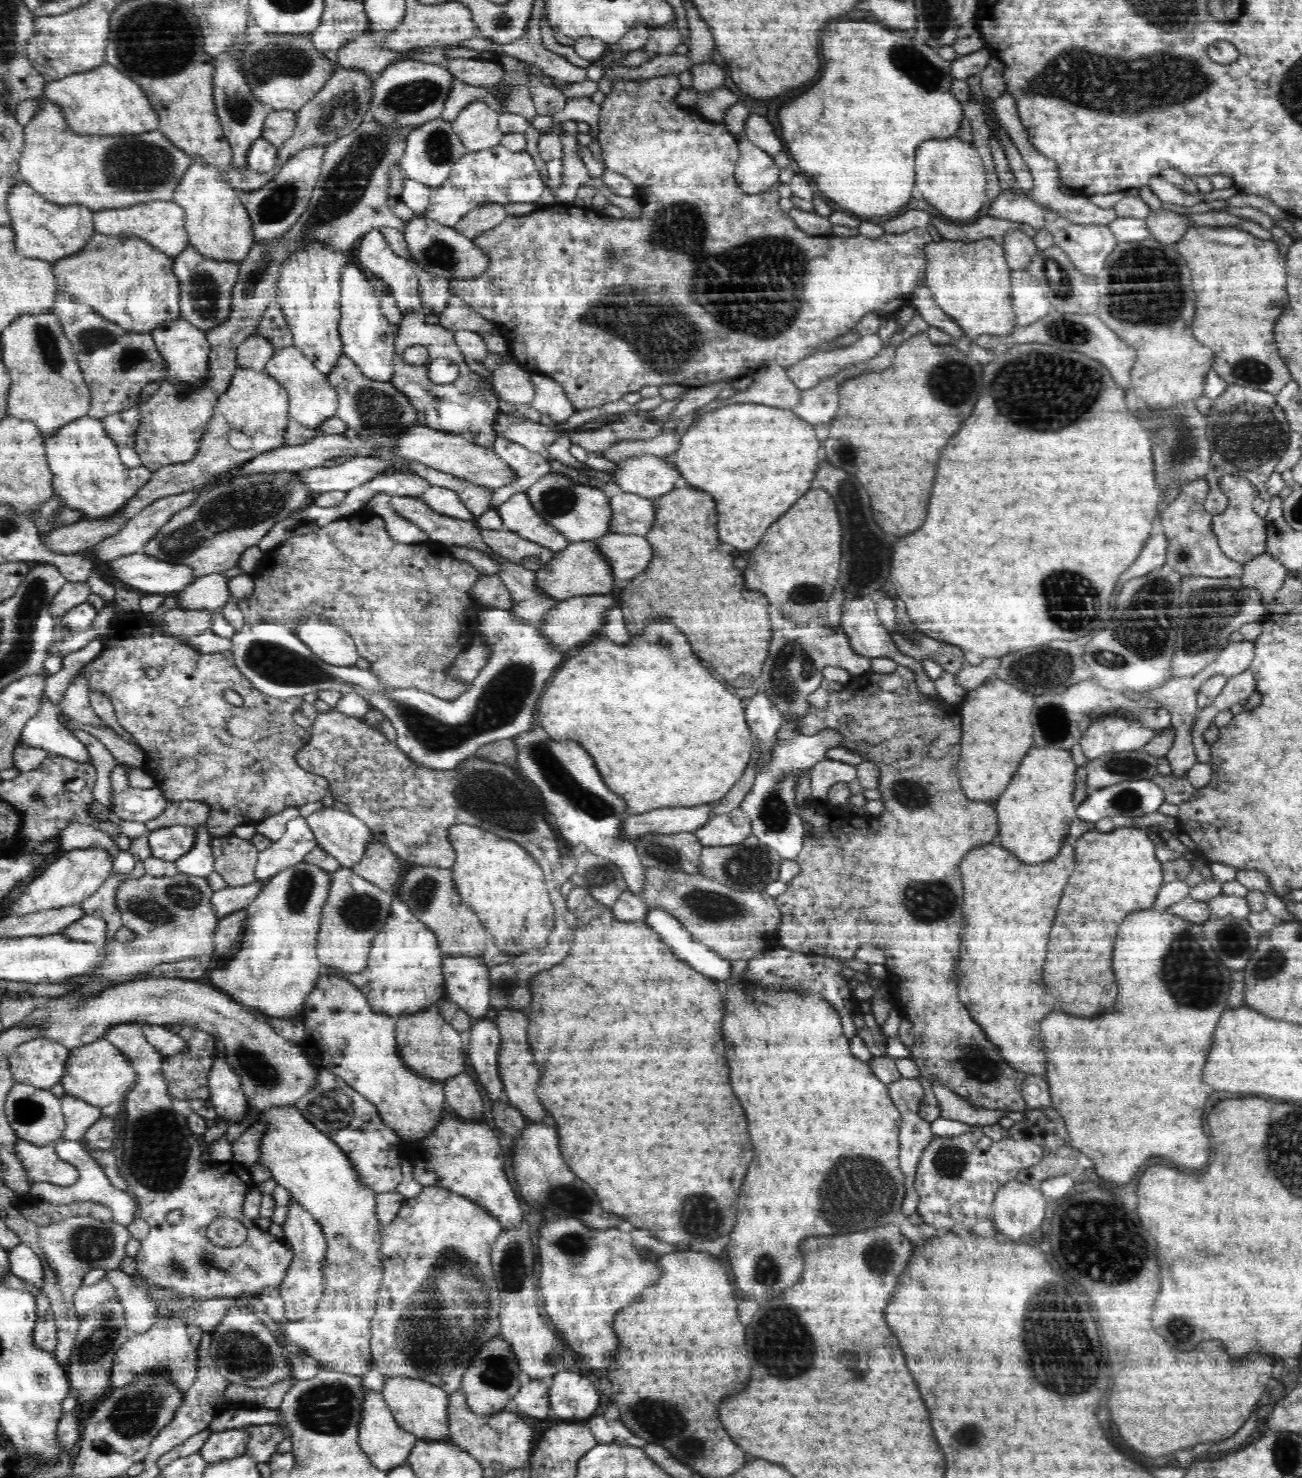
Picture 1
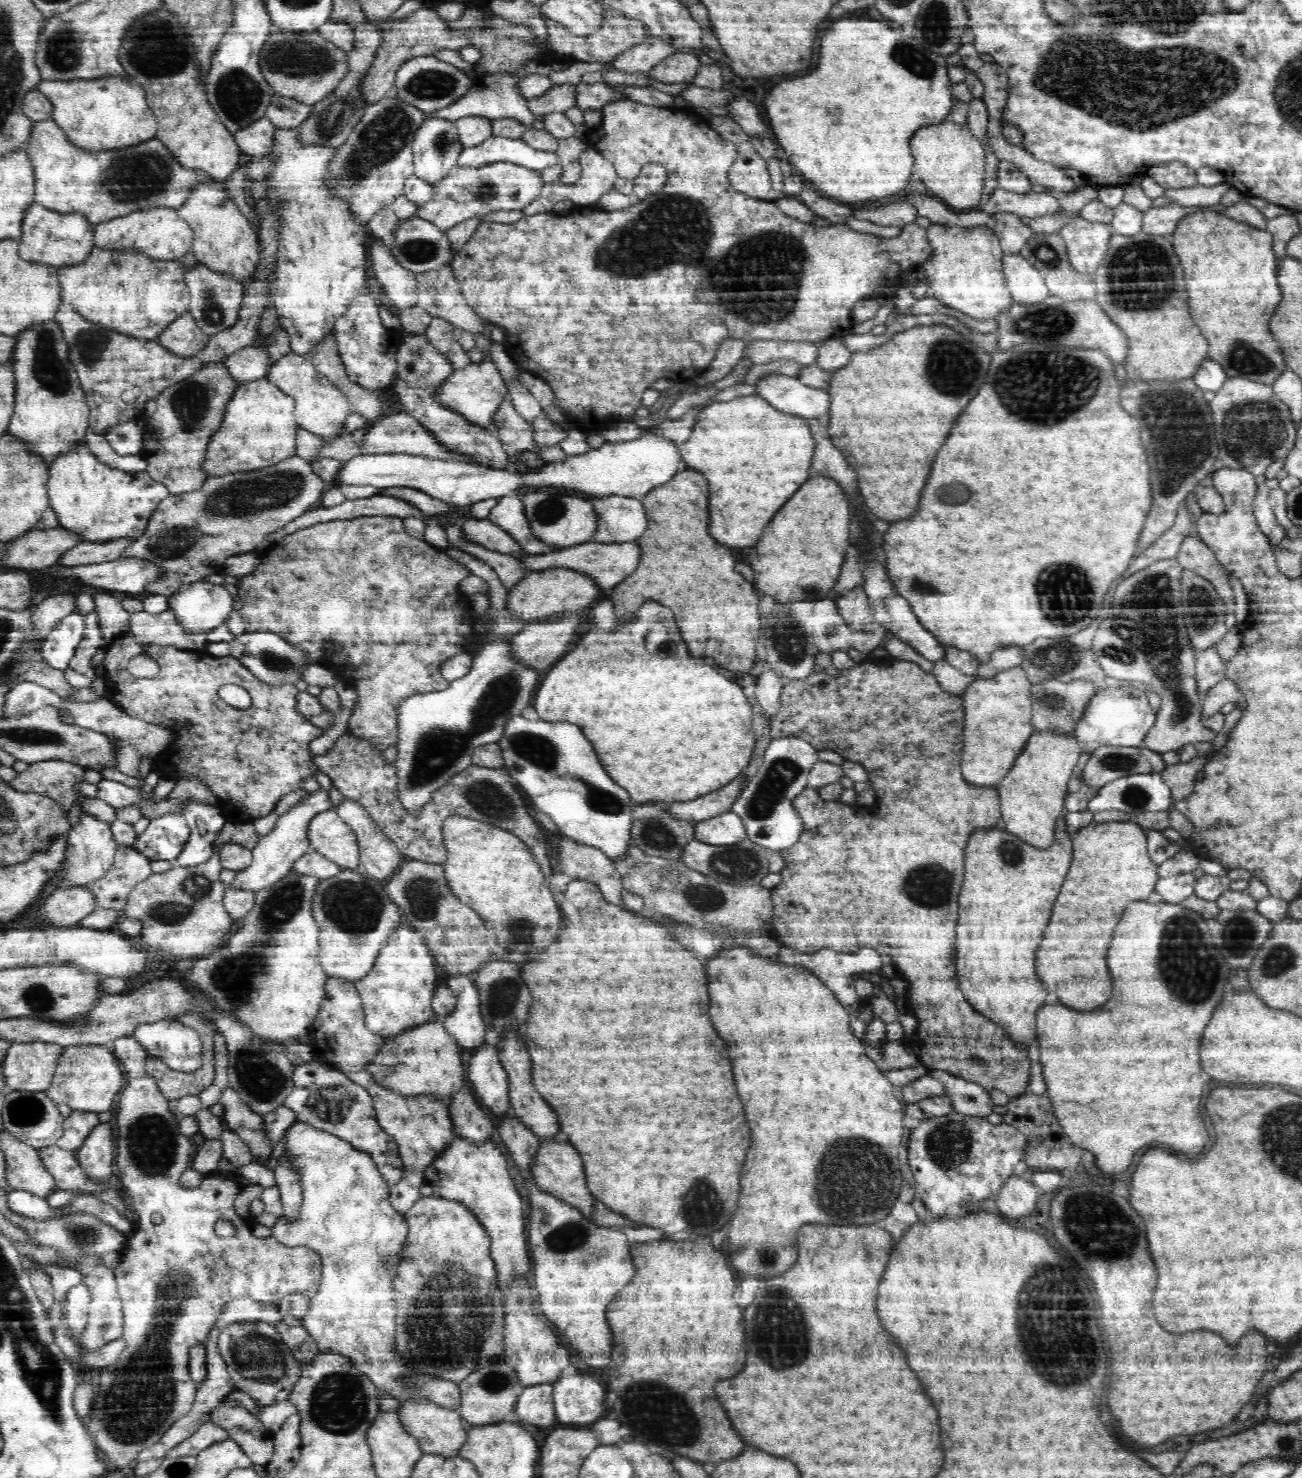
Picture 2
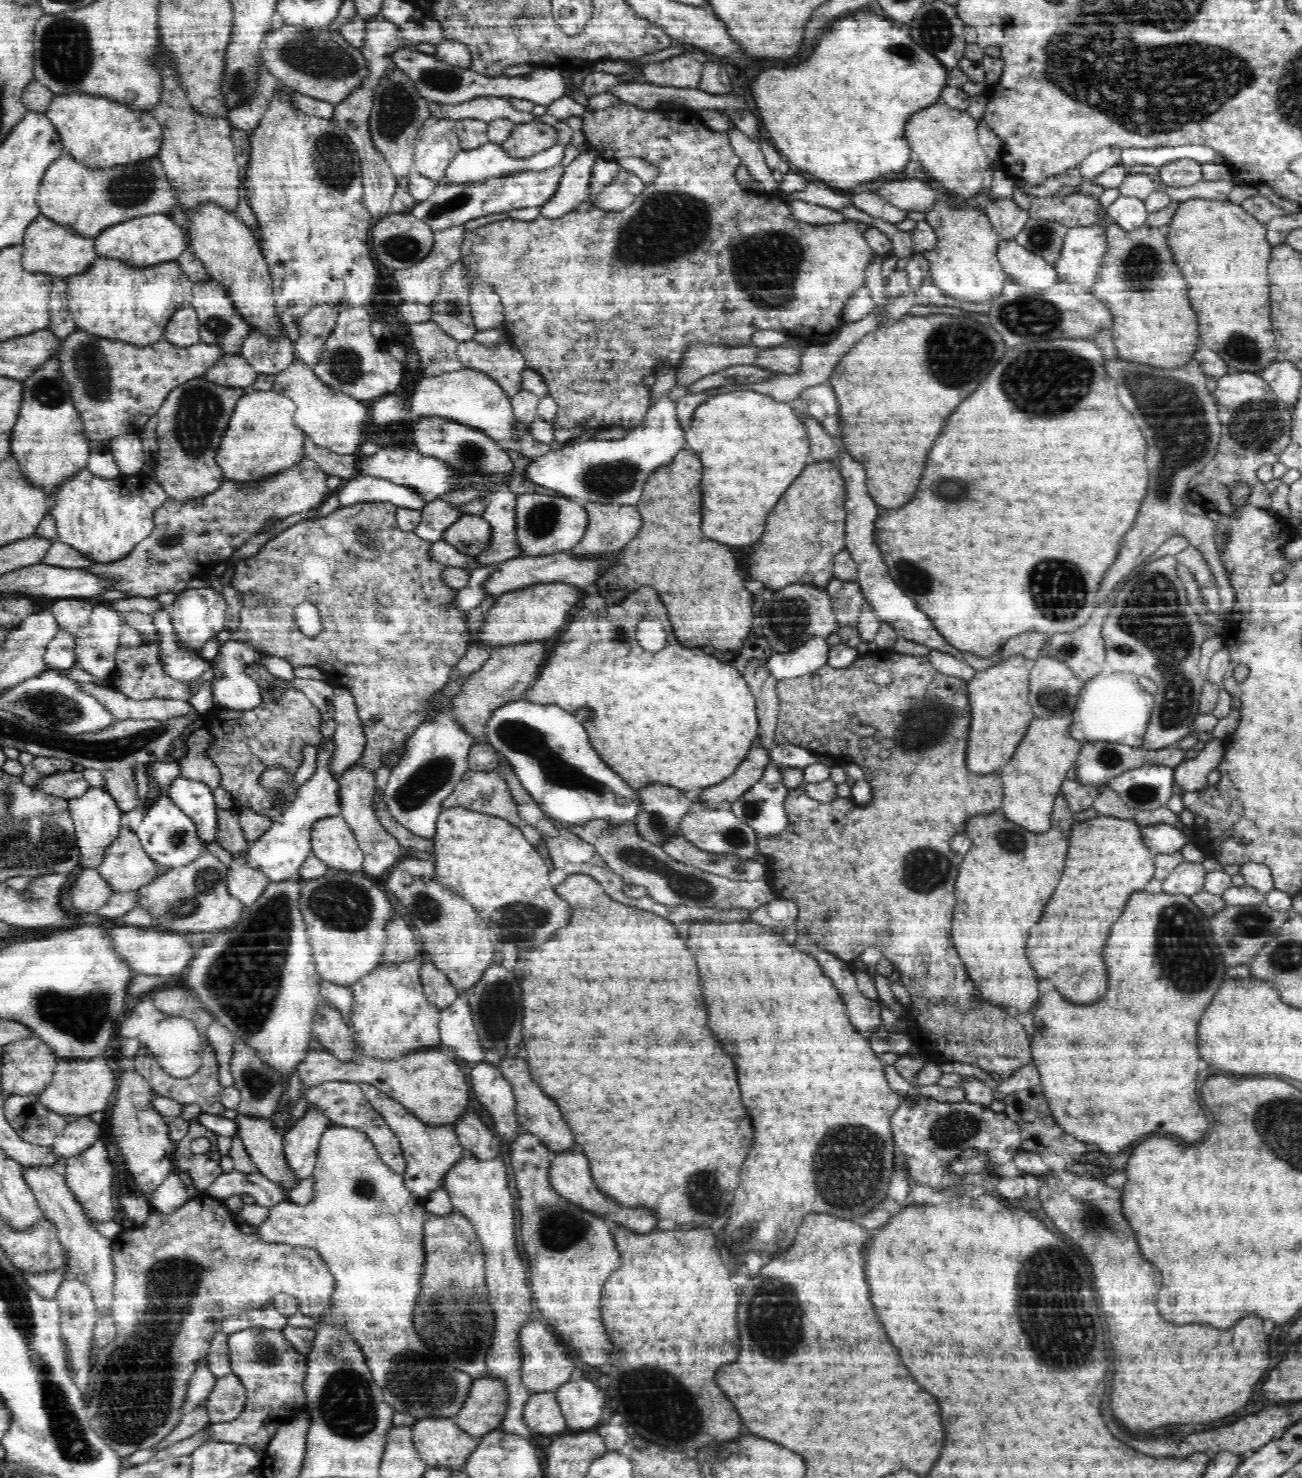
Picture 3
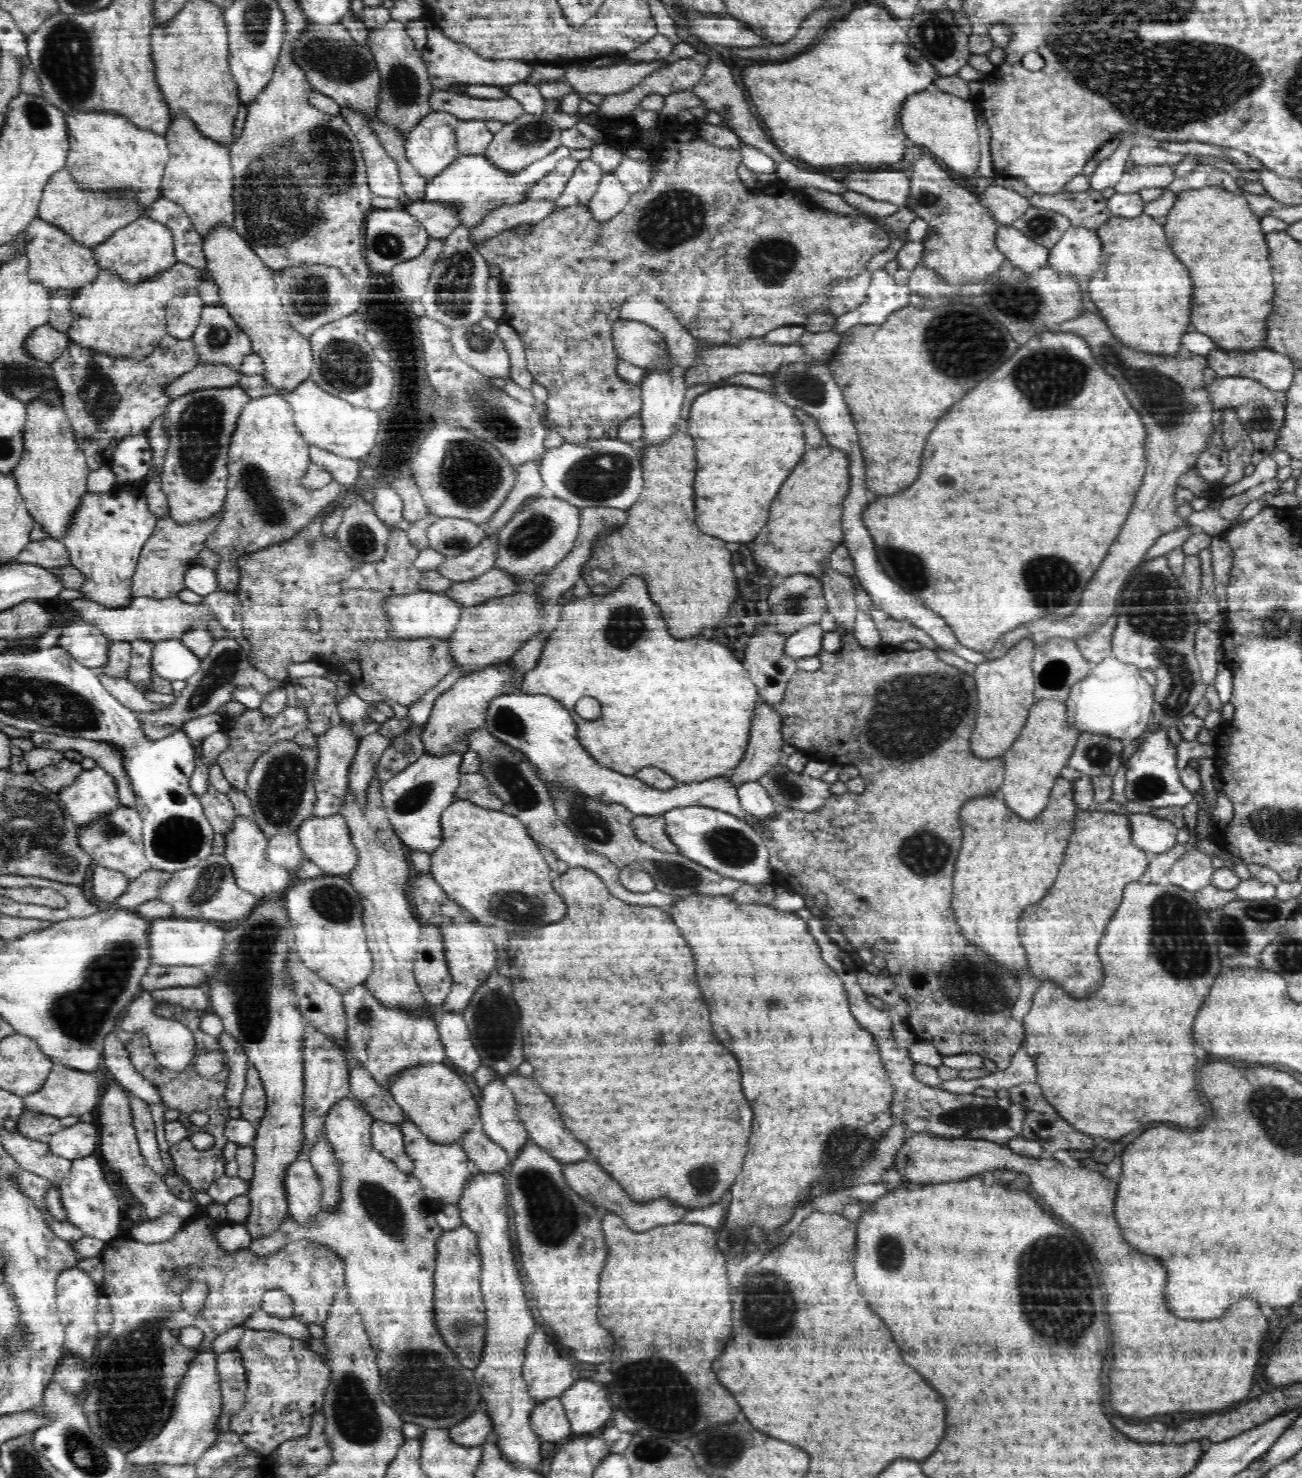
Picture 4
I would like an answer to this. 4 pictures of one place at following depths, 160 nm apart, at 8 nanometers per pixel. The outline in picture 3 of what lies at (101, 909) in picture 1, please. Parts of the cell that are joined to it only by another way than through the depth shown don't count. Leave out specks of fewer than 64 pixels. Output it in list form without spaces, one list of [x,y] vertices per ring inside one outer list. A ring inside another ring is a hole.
[[[121,828],[115,839],[106,846],[97,868],[112,885],[113,894],[150,884],[158,876],[159,865],[142,849],[137,833]]]

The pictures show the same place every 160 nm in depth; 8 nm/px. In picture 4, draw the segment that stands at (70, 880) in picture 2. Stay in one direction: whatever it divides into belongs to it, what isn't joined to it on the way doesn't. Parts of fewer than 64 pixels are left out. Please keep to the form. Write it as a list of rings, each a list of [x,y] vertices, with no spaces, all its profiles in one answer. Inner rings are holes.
[[[100,765],[83,769],[74,784],[62,788],[58,792],[60,800],[78,828],[90,826],[92,819],[110,813],[120,805],[117,795],[117,783],[112,773],[108,773]]]

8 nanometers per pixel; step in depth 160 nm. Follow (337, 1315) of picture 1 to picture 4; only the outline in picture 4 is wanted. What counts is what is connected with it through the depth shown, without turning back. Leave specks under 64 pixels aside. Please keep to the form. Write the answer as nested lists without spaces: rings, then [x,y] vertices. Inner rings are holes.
[[[352,1097],[342,1098],[338,1100],[332,1108],[330,1108],[326,1123],[325,1123],[325,1137],[332,1147],[338,1170],[340,1171],[340,1200],[335,1206],[335,1209],[325,1209],[317,1212],[313,1219],[308,1221],[308,1224],[303,1222],[299,1224],[294,1217],[286,1217],[278,1228],[270,1235],[260,1236],[253,1239],[252,1244],[249,1246],[251,1254],[258,1255],[258,1258],[270,1258],[274,1256],[278,1251],[282,1250],[287,1244],[293,1242],[317,1242],[330,1250],[337,1253],[342,1261],[344,1261],[345,1275],[344,1282],[345,1289],[348,1295],[348,1300],[351,1304],[356,1305],[357,1311],[361,1313],[361,1320],[365,1324],[366,1333],[368,1335],[371,1347],[377,1356],[377,1364],[380,1371],[381,1381],[381,1394],[382,1402],[386,1403],[390,1408],[394,1409],[400,1418],[405,1423],[414,1423],[423,1426],[425,1429],[432,1428],[434,1430],[440,1429],[450,1429],[455,1424],[462,1422],[464,1419],[468,1418],[474,1410],[480,1408],[482,1404],[482,1393],[476,1385],[474,1380],[474,1371],[462,1366],[458,1362],[456,1353],[452,1348],[445,1344],[444,1337],[438,1334],[438,1330],[434,1326],[434,1273],[437,1266],[437,1240],[444,1234],[443,1228],[435,1222],[435,1214],[439,1211],[439,1202],[434,1199],[428,1198],[422,1191],[422,1186],[420,1182],[411,1176],[410,1173],[402,1172],[392,1161],[388,1160],[382,1153],[374,1149],[372,1146],[371,1139],[371,1125],[374,1122],[374,1118],[365,1112],[357,1102],[355,1102]]]

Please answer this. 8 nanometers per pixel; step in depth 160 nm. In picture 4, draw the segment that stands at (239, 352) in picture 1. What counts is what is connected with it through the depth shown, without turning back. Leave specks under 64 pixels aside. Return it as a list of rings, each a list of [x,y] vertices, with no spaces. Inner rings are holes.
[[[201,364],[176,380],[170,381],[161,390],[170,395],[170,398],[177,399],[192,391],[238,386],[241,374],[242,372],[234,372],[230,368]]]

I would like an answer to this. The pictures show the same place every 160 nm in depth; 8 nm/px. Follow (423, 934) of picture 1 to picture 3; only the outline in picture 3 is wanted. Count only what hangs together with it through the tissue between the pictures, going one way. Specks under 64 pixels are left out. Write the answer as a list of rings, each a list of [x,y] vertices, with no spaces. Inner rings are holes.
[[[412,960],[396,968],[378,966],[350,986],[352,992],[350,1026],[362,1056],[392,1060],[416,1050],[440,1049],[441,1009],[432,1004],[419,982],[419,962]]]

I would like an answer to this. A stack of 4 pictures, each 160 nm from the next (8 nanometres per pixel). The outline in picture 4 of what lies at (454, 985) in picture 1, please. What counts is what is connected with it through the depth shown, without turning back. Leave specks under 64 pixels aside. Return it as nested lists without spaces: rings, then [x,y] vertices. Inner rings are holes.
[[[444,1011],[438,1022],[438,1034],[446,1057],[455,1067],[474,1074],[482,1065],[479,1053],[471,1041],[468,1025],[461,1014]]]

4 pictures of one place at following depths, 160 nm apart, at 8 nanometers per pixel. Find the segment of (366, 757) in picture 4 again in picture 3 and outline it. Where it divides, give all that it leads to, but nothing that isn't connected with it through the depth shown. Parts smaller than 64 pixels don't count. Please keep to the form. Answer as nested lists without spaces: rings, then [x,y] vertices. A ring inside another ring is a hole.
[[[359,763],[348,768],[338,779],[341,787],[341,815],[345,817],[345,821],[353,829],[365,857],[361,872],[371,878],[382,876],[390,866],[394,867],[398,858],[404,853],[397,838],[394,838],[380,824],[378,817],[374,814],[373,796],[375,793],[374,784],[376,784],[374,774],[375,771],[366,769],[364,765]]]

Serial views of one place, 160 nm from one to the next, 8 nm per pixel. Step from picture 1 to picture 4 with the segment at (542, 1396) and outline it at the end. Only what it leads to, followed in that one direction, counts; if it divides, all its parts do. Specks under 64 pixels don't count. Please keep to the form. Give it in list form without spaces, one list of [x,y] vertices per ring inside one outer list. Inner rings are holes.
[[[559,1397],[537,1403],[530,1415],[530,1422],[540,1440],[562,1440],[572,1434],[570,1421]]]

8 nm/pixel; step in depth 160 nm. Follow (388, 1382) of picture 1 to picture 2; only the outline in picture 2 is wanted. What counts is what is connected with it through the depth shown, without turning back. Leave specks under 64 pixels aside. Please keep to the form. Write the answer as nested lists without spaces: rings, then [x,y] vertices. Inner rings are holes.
[[[422,1400],[422,1402],[400,1402],[397,1413],[405,1431],[419,1442],[423,1454],[442,1455],[443,1458],[460,1456],[460,1448],[468,1440],[469,1427],[463,1422],[458,1410],[439,1407],[436,1403]]]

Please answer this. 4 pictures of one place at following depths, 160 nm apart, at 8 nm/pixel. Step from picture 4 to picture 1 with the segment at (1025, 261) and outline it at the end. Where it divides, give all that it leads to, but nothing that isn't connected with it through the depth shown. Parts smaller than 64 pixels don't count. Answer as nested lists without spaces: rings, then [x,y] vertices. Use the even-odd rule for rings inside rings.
[[[1012,269],[1010,296],[1017,324],[1034,324],[1052,309],[1041,284],[1027,269]]]

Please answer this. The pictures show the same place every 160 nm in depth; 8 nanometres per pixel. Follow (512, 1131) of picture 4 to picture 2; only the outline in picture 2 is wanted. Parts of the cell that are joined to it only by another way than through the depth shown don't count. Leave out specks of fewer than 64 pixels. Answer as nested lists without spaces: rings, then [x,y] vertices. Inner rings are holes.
[[[484,1043],[477,1047],[472,1053],[469,1066],[470,1073],[466,1080],[472,1084],[476,1096],[496,1116],[504,1116],[510,1106],[510,1098],[508,1077],[499,1059],[498,1046]]]

